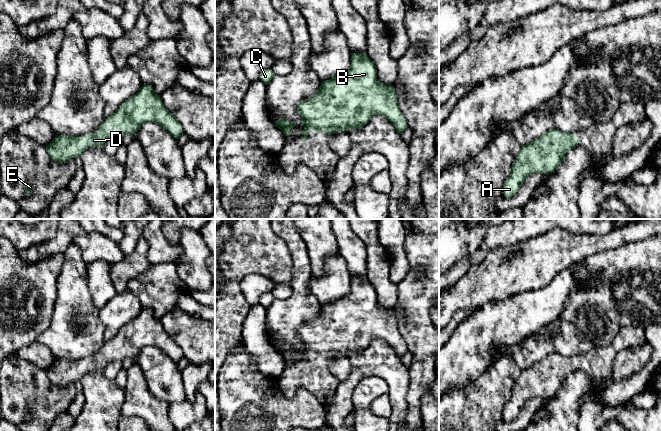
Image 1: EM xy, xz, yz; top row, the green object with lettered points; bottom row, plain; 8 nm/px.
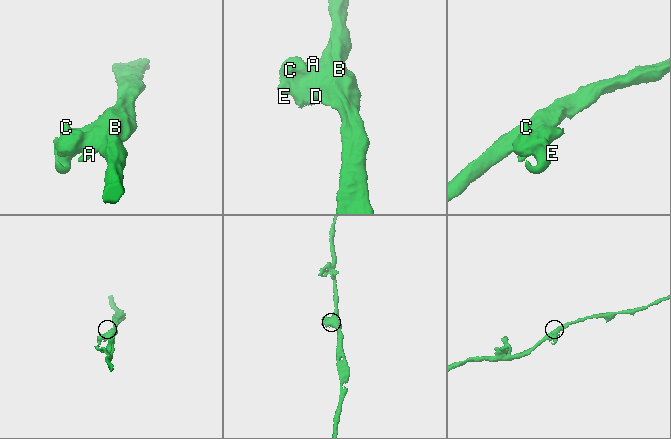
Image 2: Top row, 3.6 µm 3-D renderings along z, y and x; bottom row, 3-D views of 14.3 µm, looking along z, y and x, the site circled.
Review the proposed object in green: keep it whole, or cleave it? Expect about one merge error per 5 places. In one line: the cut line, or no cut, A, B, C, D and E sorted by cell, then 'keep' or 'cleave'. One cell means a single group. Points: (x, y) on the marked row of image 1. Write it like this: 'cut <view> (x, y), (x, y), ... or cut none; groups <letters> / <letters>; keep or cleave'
cut none; groups A B C D E; keep

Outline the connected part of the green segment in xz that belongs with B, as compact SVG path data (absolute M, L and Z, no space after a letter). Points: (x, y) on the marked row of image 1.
M352 53L349 70L321 82L316 95L300 102L297 112L304 125L302 136L299 138L303 142L308 140L309 129L313 133L318 131L330 135L341 130L347 132L349 128L361 129L375 114L386 117L399 134L402 134L408 127L407 120L399 108L394 86L378 80L376 66L366 53Z

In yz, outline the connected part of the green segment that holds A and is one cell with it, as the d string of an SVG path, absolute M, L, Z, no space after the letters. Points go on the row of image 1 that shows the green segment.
M553 128L534 139L531 143L522 145L512 164L511 173L503 185L503 196L507 198L514 196L525 179L533 174L543 173L547 175L554 172L564 160L568 151L577 147L579 142L581 142L581 139L577 140L576 135Z

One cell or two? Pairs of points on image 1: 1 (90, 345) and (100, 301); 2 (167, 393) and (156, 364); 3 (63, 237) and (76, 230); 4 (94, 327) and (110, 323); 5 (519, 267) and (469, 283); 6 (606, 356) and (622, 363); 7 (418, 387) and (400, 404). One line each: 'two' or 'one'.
1: two
2: one
3: one
4: two
5: one
6: two
7: two

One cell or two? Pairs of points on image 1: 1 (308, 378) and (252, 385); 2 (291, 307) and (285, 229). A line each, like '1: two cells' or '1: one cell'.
1: two cells
2: one cell

